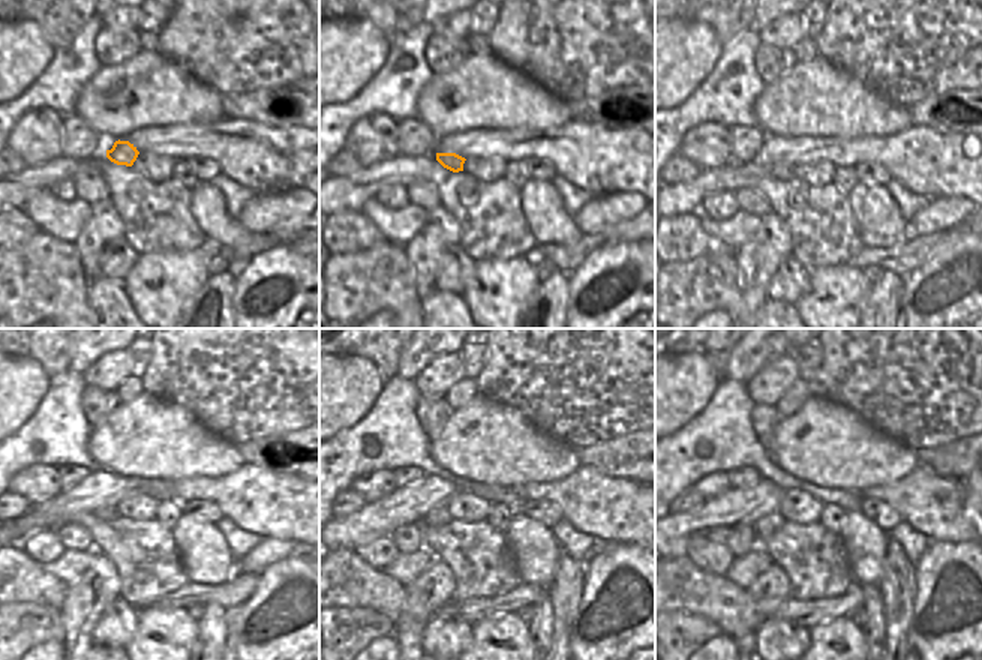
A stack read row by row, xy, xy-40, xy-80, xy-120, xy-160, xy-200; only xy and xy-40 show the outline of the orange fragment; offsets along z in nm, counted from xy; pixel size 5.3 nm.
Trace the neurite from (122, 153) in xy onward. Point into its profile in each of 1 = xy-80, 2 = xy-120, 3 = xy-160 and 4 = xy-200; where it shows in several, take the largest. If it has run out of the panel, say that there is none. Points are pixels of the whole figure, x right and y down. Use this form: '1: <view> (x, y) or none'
1: xy-80 (780, 171)
2: xy-120 (105, 513)
3: xy-160 (437, 518)
4: xy-200 (765, 527)

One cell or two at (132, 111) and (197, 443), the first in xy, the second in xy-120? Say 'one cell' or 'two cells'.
one cell

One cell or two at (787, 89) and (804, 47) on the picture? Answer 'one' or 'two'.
two

